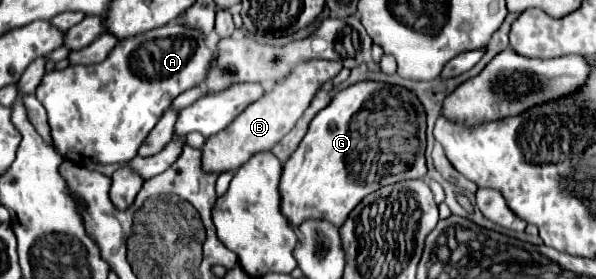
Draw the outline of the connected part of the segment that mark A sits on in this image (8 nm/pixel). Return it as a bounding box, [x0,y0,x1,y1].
[36,23,218,165]

